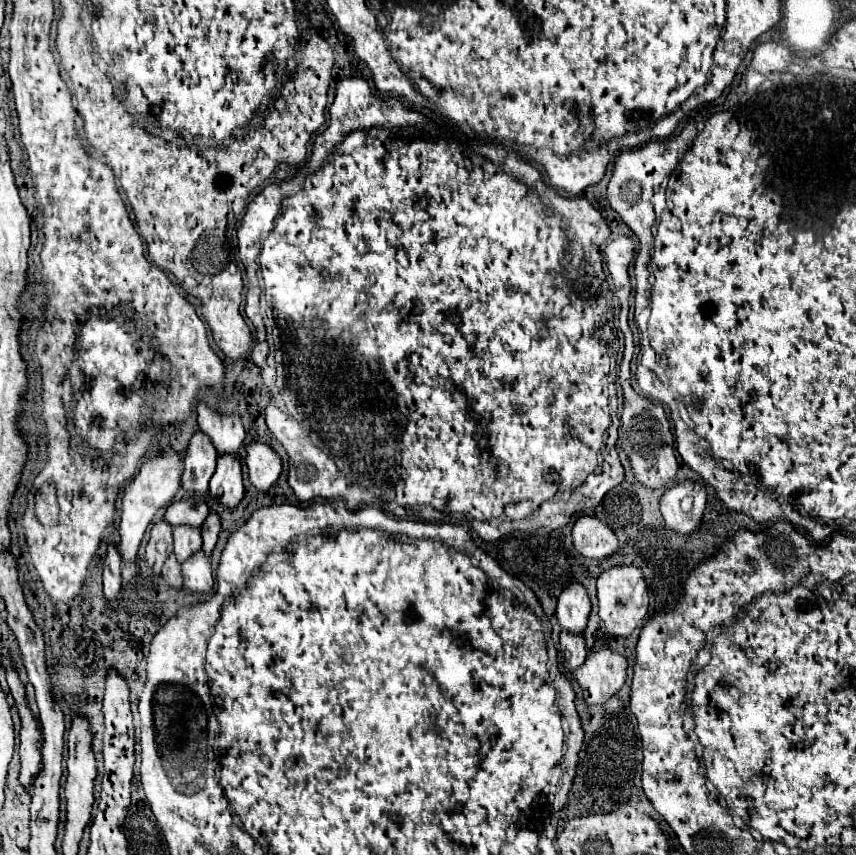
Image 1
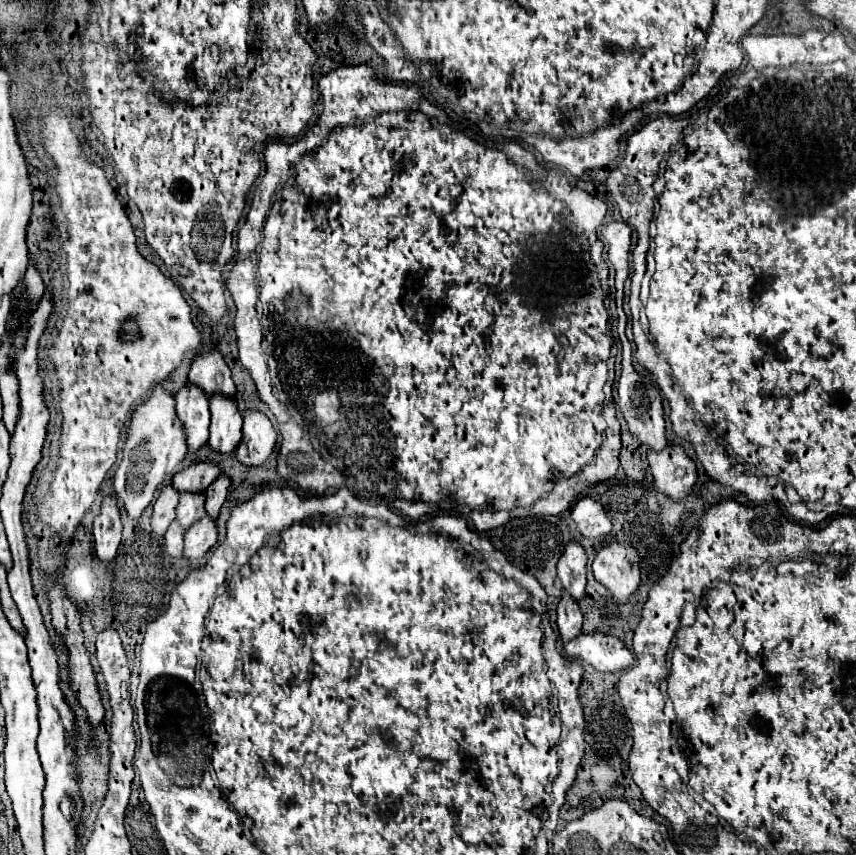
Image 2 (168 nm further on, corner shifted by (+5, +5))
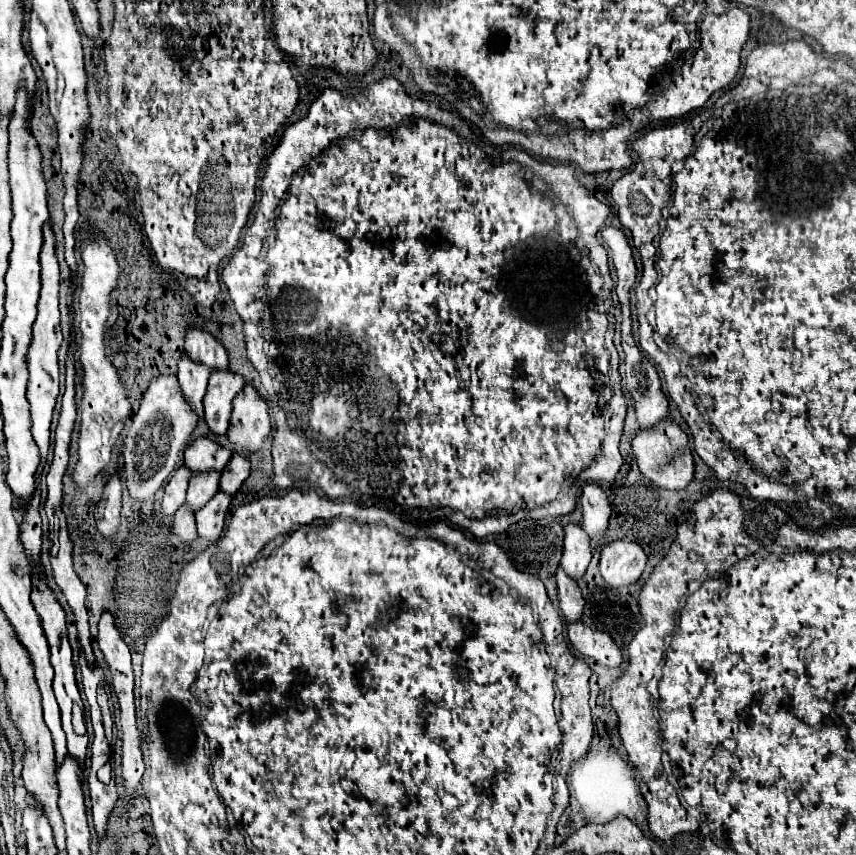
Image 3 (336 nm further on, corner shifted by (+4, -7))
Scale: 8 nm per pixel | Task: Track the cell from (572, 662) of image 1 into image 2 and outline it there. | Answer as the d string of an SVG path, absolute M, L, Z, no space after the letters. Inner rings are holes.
M562 591L562 599L558 603L558 629L564 643L582 633L582 611L580 605L570 597L570 593Z

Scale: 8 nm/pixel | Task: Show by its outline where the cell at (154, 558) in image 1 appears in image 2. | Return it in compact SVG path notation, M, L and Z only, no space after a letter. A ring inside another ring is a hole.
M164 485L156 503L154 503L154 515L152 515L152 531L156 537L164 537L168 525L174 521L176 505L178 505L180 493L174 493L172 485Z

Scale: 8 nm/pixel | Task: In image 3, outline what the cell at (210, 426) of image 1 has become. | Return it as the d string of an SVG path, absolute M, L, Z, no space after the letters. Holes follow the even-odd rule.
M189 329L185 353L193 363L199 363L207 367L209 371L227 371L229 369L225 347L207 331Z

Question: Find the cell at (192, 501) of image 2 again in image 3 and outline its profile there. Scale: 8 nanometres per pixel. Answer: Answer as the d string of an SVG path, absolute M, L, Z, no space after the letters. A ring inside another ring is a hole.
M221 473L191 477L189 489L187 489L187 501L185 501L189 511L197 513L211 501L211 497L215 497L215 493L219 491L219 477L221 477Z

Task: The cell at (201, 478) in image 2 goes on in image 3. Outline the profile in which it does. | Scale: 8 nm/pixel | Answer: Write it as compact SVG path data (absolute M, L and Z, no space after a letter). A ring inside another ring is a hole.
M197 439L191 443L185 451L185 467L191 471L191 475L211 473L211 471L223 471L225 465L231 459L231 451L219 447L211 439Z

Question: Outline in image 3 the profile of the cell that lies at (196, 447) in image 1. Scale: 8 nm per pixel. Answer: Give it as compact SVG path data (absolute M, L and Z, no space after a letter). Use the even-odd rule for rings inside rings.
M183 357L183 361L179 361L177 379L179 379L185 401L197 413L197 417L203 421L203 413L205 413L203 397L205 397L207 381L209 381L207 369L199 369L199 365L191 365L191 361L187 361L187 357Z

